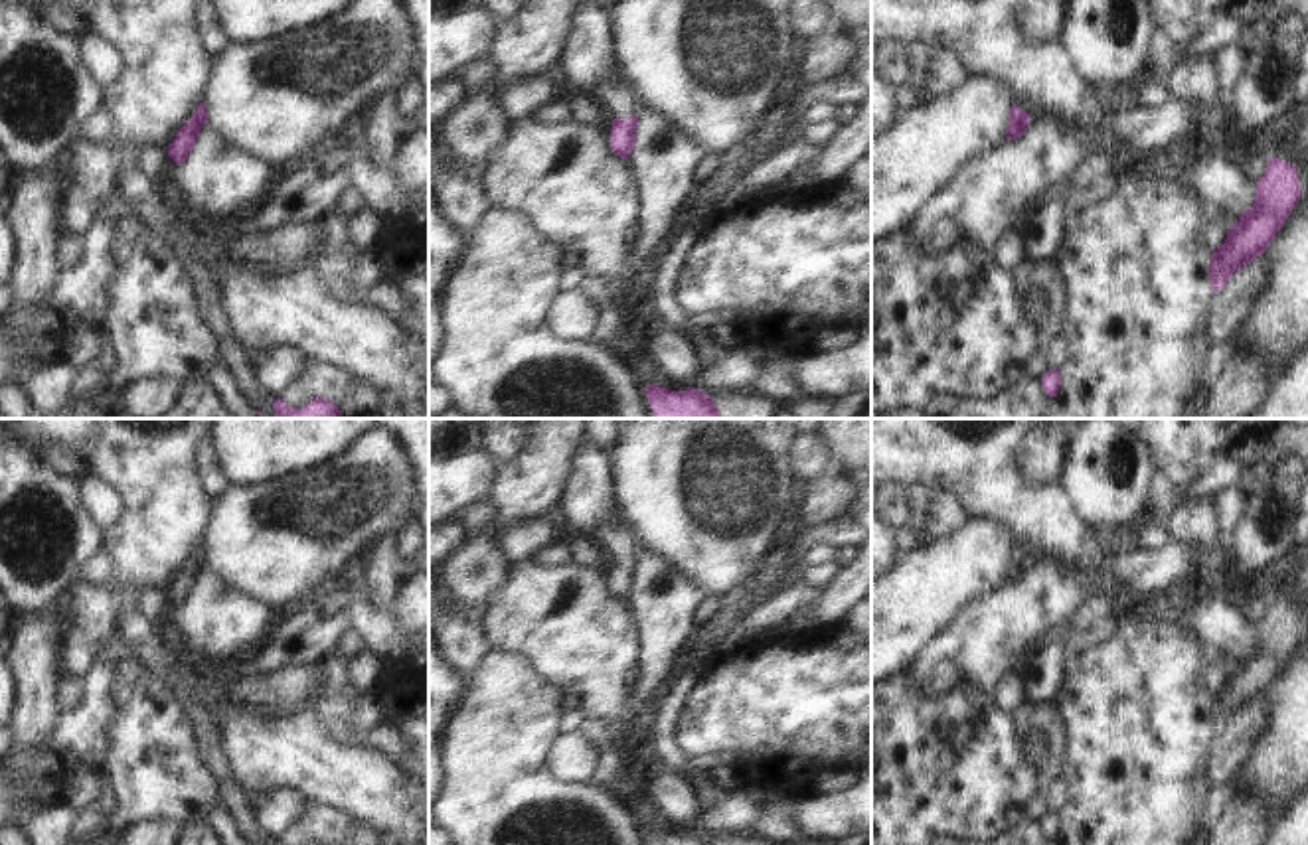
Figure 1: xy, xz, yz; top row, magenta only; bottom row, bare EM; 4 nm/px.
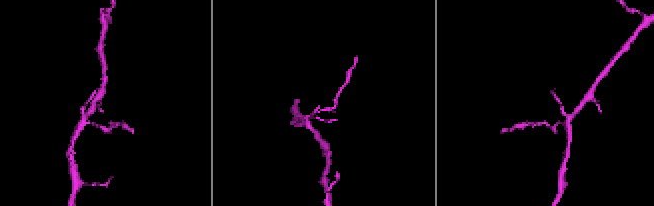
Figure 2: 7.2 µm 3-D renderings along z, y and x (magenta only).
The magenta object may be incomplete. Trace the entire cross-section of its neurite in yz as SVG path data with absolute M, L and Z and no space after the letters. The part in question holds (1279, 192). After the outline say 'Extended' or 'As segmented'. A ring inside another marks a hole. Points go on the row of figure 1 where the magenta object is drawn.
M1268 158L1268 168L1257 182L1253 207L1237 219L1227 231L1225 243L1211 255L1209 282L1213 292L1267 251L1298 205L1300 193L1296 168Z. As segmented.

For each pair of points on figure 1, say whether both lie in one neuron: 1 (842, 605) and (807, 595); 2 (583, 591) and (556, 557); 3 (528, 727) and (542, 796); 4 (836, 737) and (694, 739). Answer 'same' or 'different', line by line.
1: different
2: different
3: same
4: same

